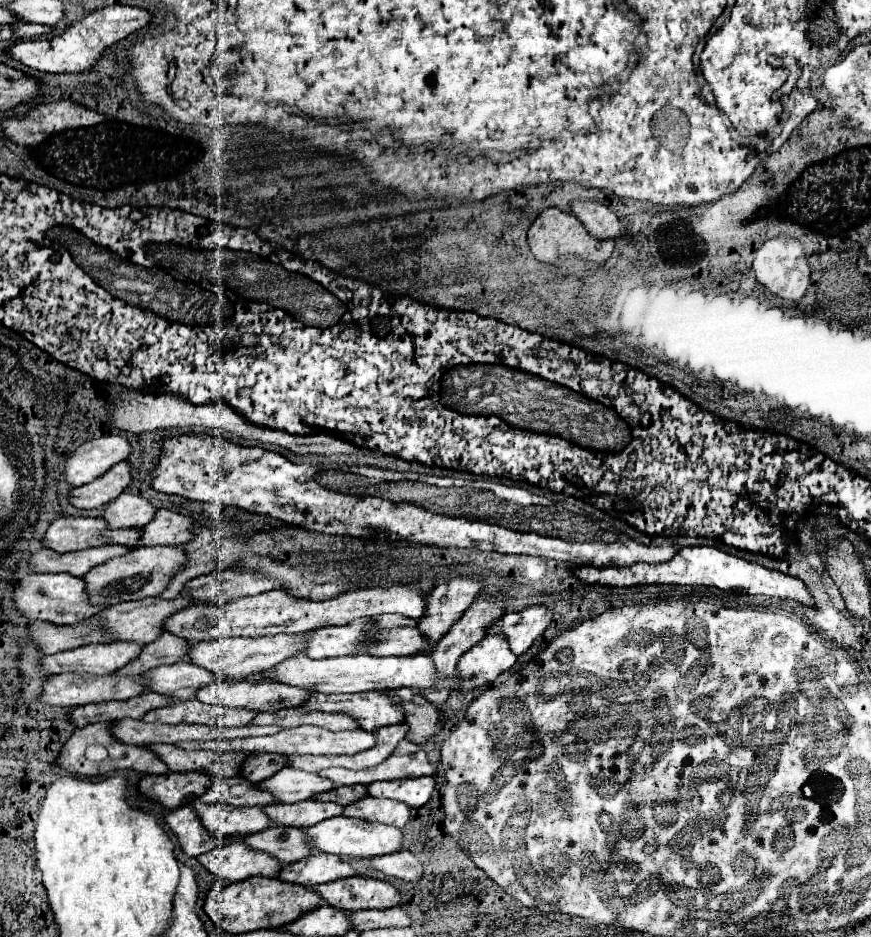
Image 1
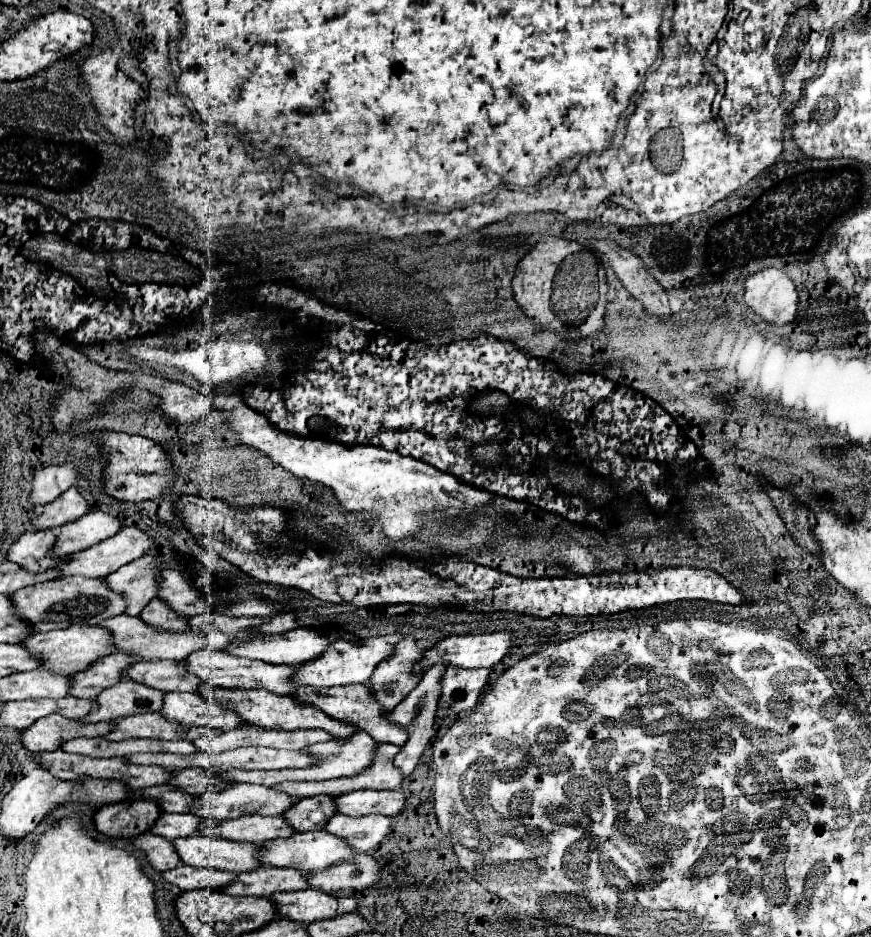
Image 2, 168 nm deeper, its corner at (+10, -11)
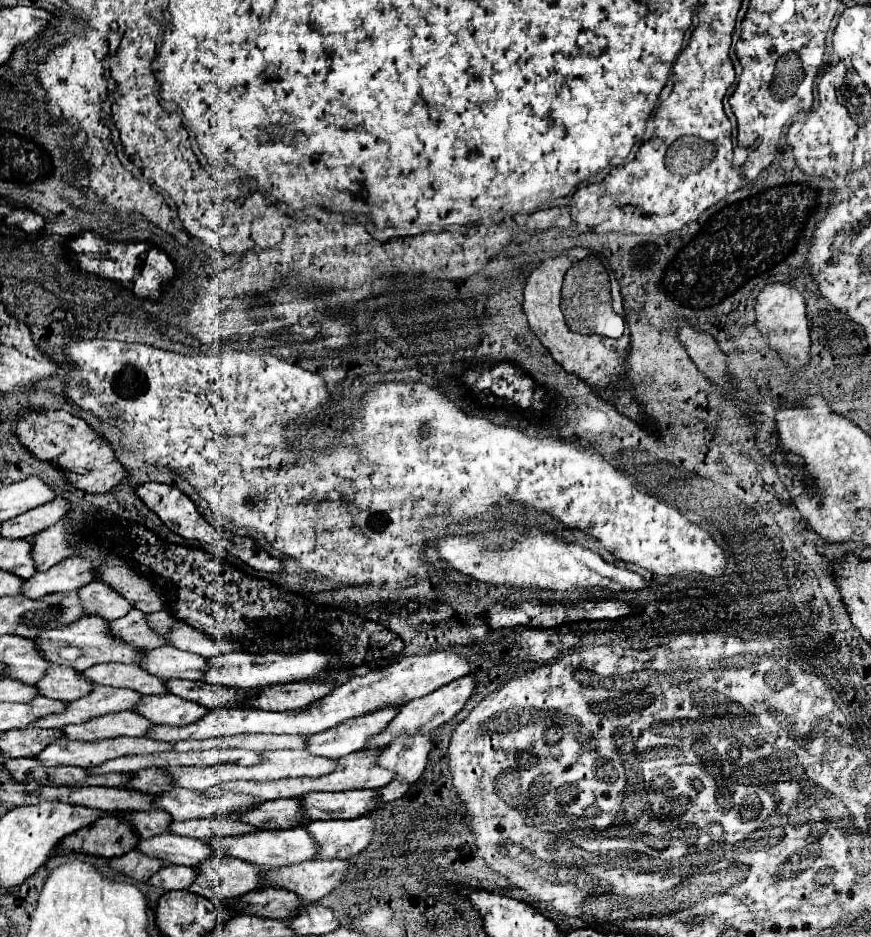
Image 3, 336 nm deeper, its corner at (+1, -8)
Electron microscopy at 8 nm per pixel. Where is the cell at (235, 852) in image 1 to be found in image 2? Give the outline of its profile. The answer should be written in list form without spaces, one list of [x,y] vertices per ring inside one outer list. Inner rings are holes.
[[[177,866],[173,870],[163,872],[163,878],[181,890],[197,890],[197,888],[225,888],[235,880],[235,872],[227,870],[209,870],[209,868],[195,868],[195,866]]]

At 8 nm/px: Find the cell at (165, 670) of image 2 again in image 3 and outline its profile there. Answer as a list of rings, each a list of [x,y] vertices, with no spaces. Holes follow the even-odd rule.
[[[102,663],[90,667],[82,673],[82,677],[94,685],[106,687],[122,687],[134,689],[142,695],[164,695],[164,681],[156,679],[154,675],[146,675],[136,665],[122,665],[122,663]]]

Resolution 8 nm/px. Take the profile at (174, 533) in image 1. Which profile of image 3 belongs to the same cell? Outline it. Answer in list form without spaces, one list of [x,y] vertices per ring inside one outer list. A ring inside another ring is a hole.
[[[68,557],[54,567],[50,567],[44,573],[36,573],[22,585],[22,595],[28,599],[40,599],[50,593],[62,593],[62,591],[76,591],[90,581],[94,581],[92,569],[98,561],[84,559],[84,557]]]

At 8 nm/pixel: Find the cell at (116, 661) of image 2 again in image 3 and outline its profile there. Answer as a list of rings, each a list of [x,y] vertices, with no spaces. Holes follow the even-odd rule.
[[[52,665],[44,673],[44,677],[36,683],[38,695],[44,695],[48,699],[58,699],[58,701],[72,701],[80,699],[80,695],[86,695],[94,685],[84,683],[80,679],[78,671],[72,671],[72,667],[60,667]]]

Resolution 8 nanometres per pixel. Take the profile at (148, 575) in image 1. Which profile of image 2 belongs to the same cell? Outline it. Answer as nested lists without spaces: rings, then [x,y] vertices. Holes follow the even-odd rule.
[[[69,576],[43,582],[39,586],[27,586],[11,594],[15,600],[17,610],[31,622],[35,632],[49,632],[57,628],[69,628],[73,624],[87,624],[95,626],[107,618],[125,614],[127,602],[121,592],[115,592],[107,586],[105,578],[83,578],[83,576]]]

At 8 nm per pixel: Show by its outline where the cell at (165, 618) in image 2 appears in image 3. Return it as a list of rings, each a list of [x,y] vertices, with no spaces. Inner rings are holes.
[[[136,609],[116,621],[110,621],[108,627],[112,637],[128,643],[134,649],[152,649],[164,645],[164,639],[160,639],[160,635],[148,631],[148,625],[144,623],[144,613]]]

